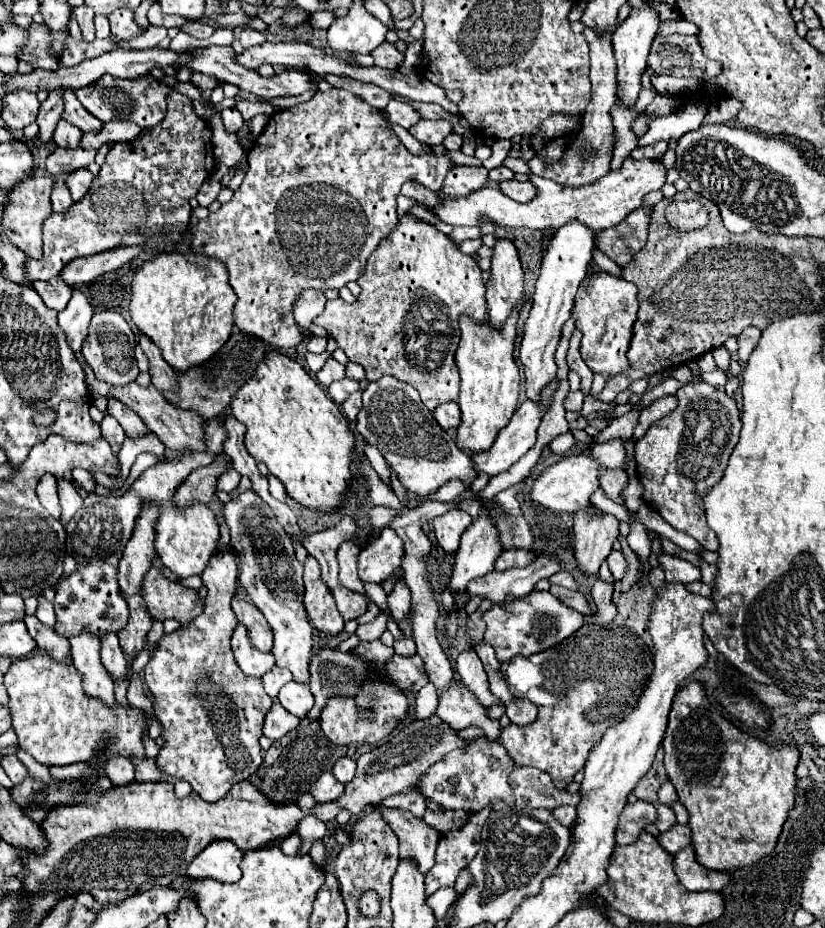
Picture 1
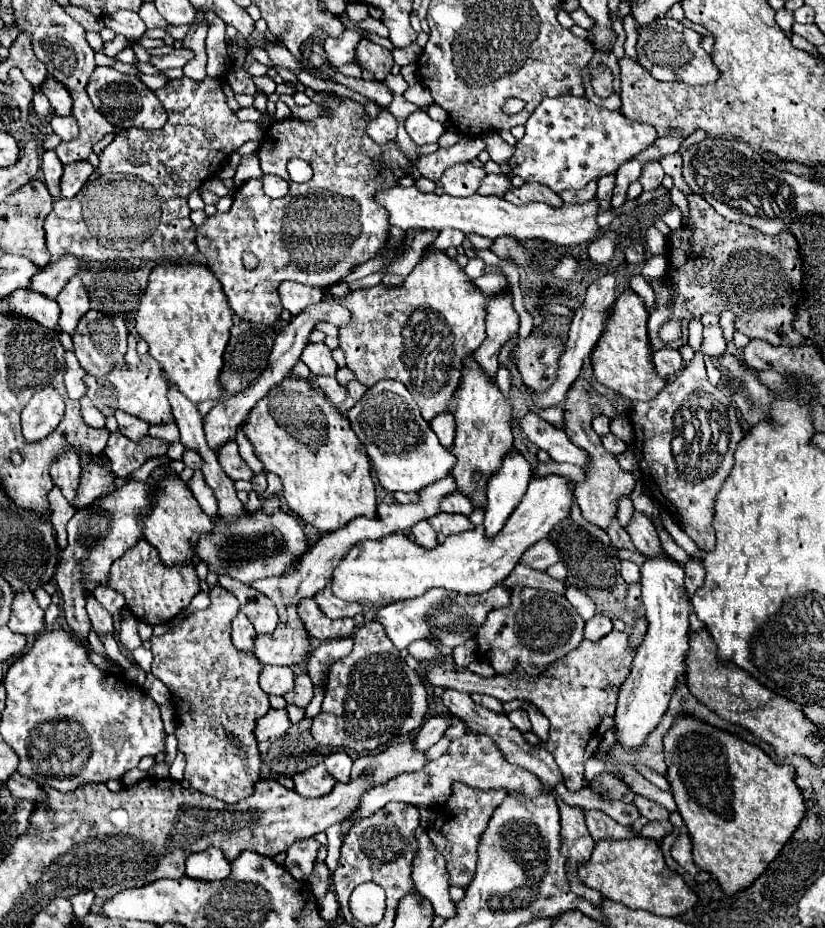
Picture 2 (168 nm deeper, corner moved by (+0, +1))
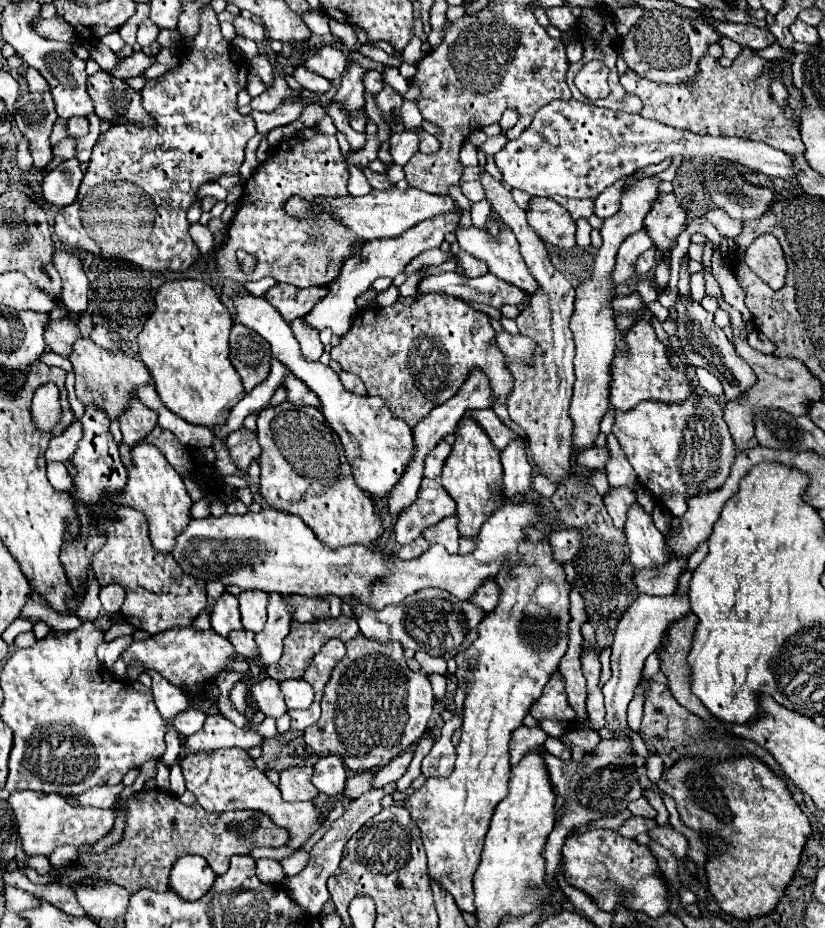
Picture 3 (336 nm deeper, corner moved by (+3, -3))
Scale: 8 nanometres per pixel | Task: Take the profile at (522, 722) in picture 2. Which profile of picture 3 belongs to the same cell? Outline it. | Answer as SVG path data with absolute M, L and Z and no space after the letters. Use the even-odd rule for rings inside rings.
M521 726L513 732L511 742L509 742L509 754L511 754L511 764L517 764L527 750L543 744L547 740L547 734L541 728L527 728Z

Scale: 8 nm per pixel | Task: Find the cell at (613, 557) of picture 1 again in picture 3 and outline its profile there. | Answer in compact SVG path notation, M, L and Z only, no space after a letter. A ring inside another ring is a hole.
M669 560L665 568L639 570L635 574L635 586L643 594L669 596L677 590L677 580L685 572L685 568L687 568L687 560Z

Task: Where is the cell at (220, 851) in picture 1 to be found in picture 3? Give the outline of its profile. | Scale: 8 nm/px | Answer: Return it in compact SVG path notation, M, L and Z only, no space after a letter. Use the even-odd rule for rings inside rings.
M183 856L173 864L169 888L185 900L199 900L213 886L215 874L201 856Z

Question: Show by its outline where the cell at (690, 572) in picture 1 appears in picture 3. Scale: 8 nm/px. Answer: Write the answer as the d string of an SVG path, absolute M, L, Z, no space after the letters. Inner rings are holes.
M619 486L619 488L609 488L609 492L603 496L603 502L605 502L605 508L609 512L609 516L613 518L615 526L617 528L623 528L625 526L625 520L627 520L627 508L629 504L635 502L635 492L627 486Z

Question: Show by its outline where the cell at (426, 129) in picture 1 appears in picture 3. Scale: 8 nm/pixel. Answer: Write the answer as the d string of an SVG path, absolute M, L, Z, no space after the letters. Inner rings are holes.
M393 132L389 138L389 152L393 156L393 162L399 166L405 166L407 160L419 150L417 134L413 132Z

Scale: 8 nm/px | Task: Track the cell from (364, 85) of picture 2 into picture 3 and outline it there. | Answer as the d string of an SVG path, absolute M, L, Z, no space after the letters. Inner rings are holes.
M297 66L291 76L293 76L305 90L315 92L315 94L325 94L327 90L333 88L333 84L331 84L329 80L325 80L323 76L317 76L317 74L313 74L313 72L309 72L309 70L303 68L303 66Z

